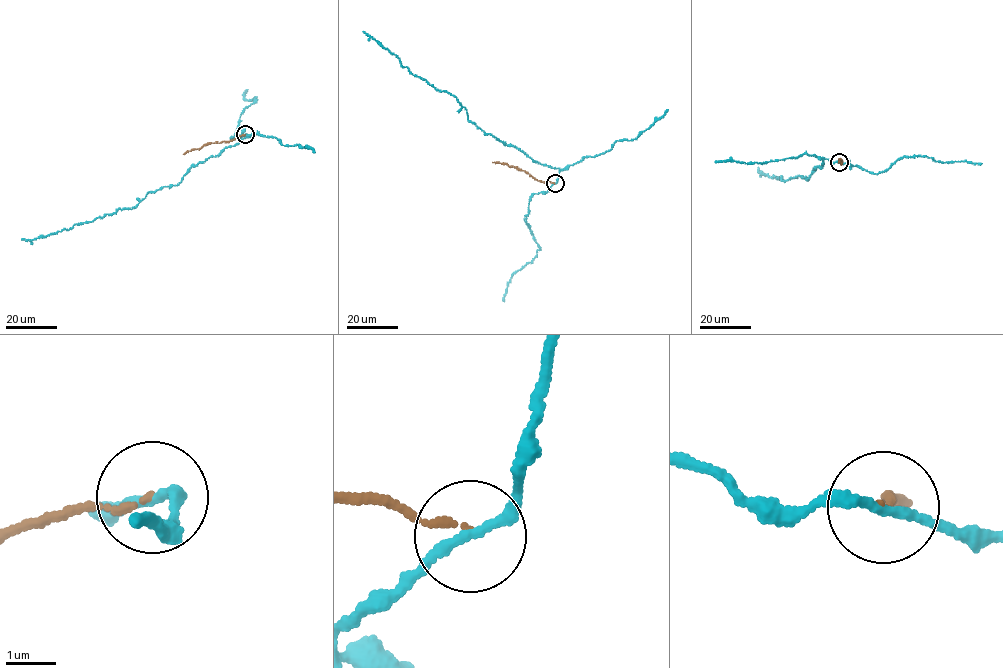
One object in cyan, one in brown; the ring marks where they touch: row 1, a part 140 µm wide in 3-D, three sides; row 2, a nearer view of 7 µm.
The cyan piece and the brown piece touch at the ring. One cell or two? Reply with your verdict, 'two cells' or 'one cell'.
two cells

